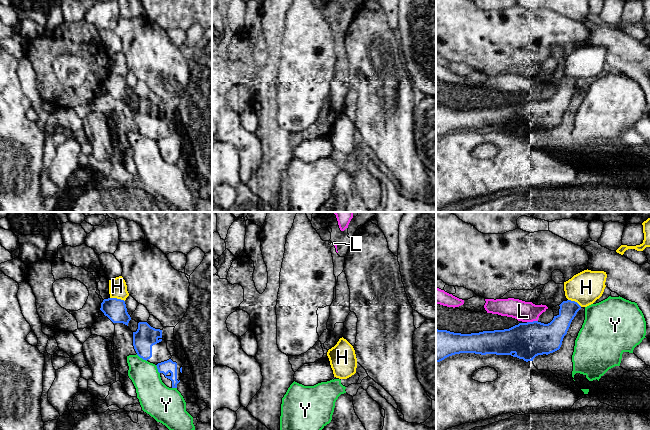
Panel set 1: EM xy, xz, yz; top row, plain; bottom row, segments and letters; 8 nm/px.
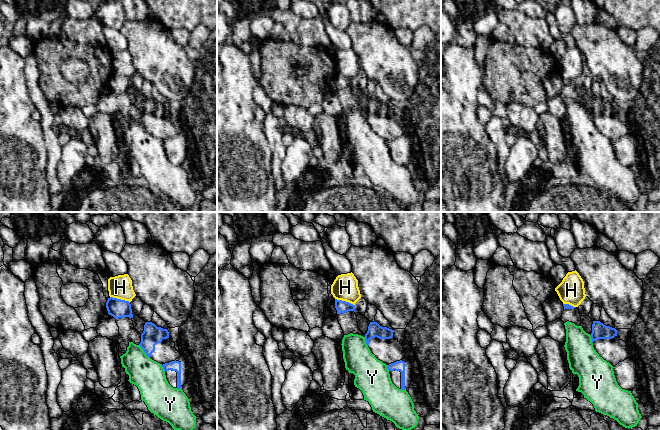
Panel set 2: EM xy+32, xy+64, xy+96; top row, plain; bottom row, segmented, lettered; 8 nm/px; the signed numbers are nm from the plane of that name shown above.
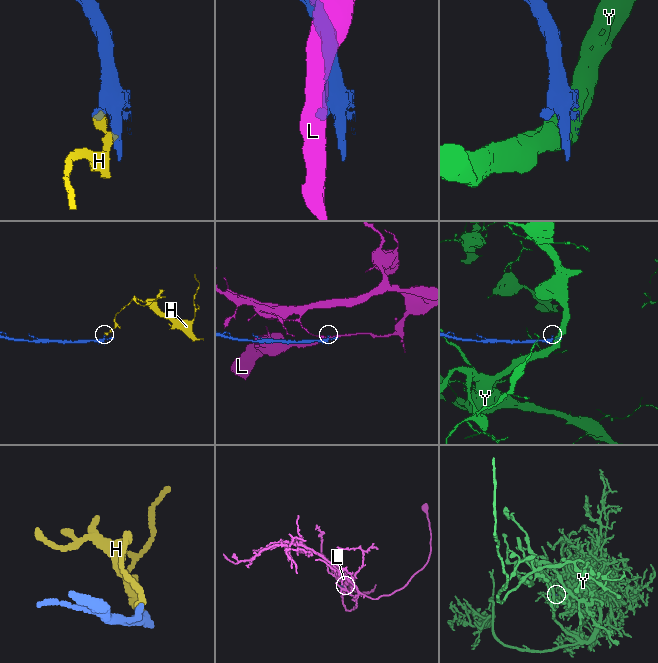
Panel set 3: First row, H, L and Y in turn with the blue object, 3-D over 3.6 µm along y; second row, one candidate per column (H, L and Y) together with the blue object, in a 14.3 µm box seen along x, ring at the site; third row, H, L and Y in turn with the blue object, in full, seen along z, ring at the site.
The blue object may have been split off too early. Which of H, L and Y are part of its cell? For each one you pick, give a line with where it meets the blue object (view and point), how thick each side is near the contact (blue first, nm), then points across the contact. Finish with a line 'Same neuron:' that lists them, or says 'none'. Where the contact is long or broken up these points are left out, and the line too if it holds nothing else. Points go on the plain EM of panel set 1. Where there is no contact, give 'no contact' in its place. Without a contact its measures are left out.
Same neuron: none

